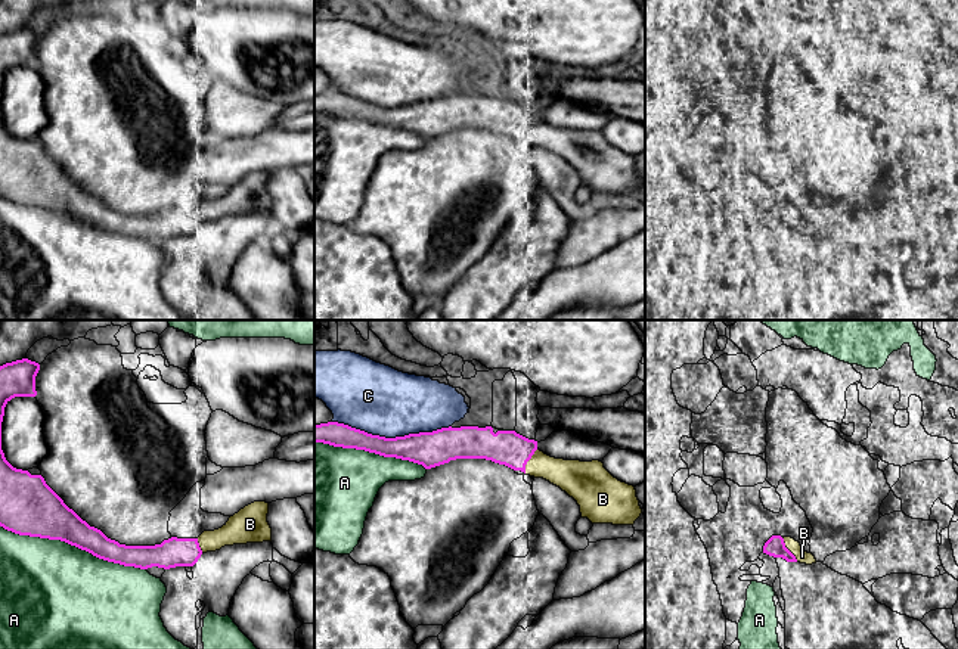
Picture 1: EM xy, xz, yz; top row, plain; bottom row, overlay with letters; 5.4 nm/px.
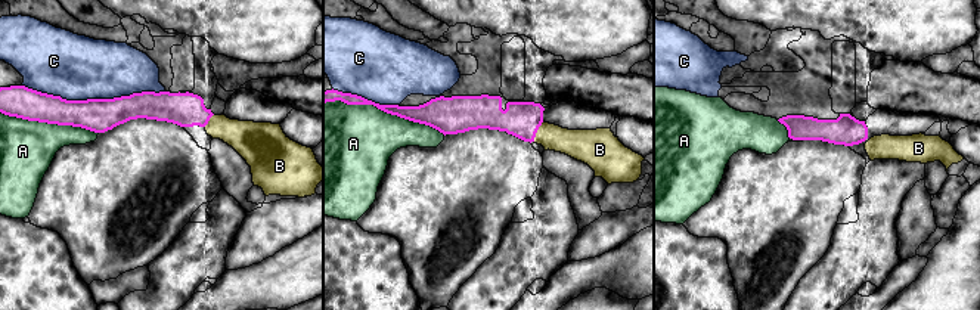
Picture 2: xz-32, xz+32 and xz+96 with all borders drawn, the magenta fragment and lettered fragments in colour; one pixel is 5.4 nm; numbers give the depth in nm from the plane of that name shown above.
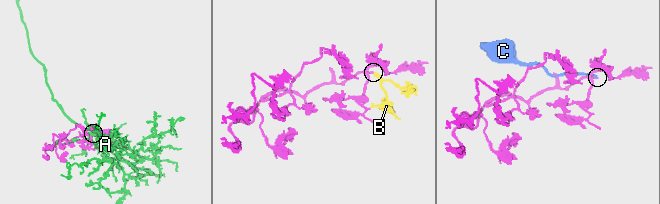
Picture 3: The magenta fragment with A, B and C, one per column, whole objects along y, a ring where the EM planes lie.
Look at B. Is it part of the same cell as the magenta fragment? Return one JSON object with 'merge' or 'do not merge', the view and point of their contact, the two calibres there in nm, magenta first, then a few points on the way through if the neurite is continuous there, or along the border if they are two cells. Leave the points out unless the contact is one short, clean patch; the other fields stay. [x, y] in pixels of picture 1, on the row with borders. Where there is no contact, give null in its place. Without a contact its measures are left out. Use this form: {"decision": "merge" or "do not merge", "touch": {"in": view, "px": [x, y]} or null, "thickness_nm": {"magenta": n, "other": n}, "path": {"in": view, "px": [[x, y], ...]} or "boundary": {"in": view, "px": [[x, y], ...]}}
{"decision": "merge", "touch": {"in": "xz", "px": [529, 459]}, "thickness_nm": {"magenta": 190, "other": 180}}

